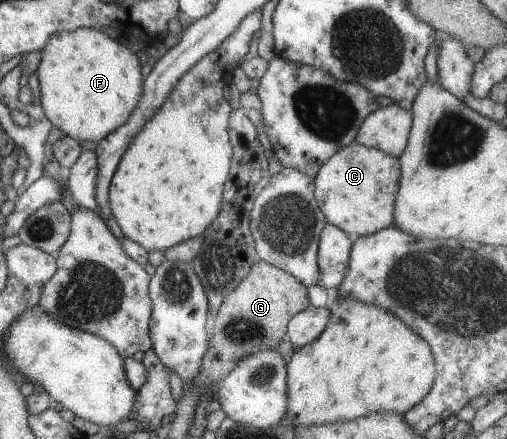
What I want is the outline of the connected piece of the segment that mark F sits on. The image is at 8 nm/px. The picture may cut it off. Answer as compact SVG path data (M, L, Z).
M78 28L51 33L40 53L35 74L39 83L39 103L43 117L78 143L82 140L97 142L108 135L125 122L140 99L143 81L135 53L120 43L119 39L113 40L99 29Z

